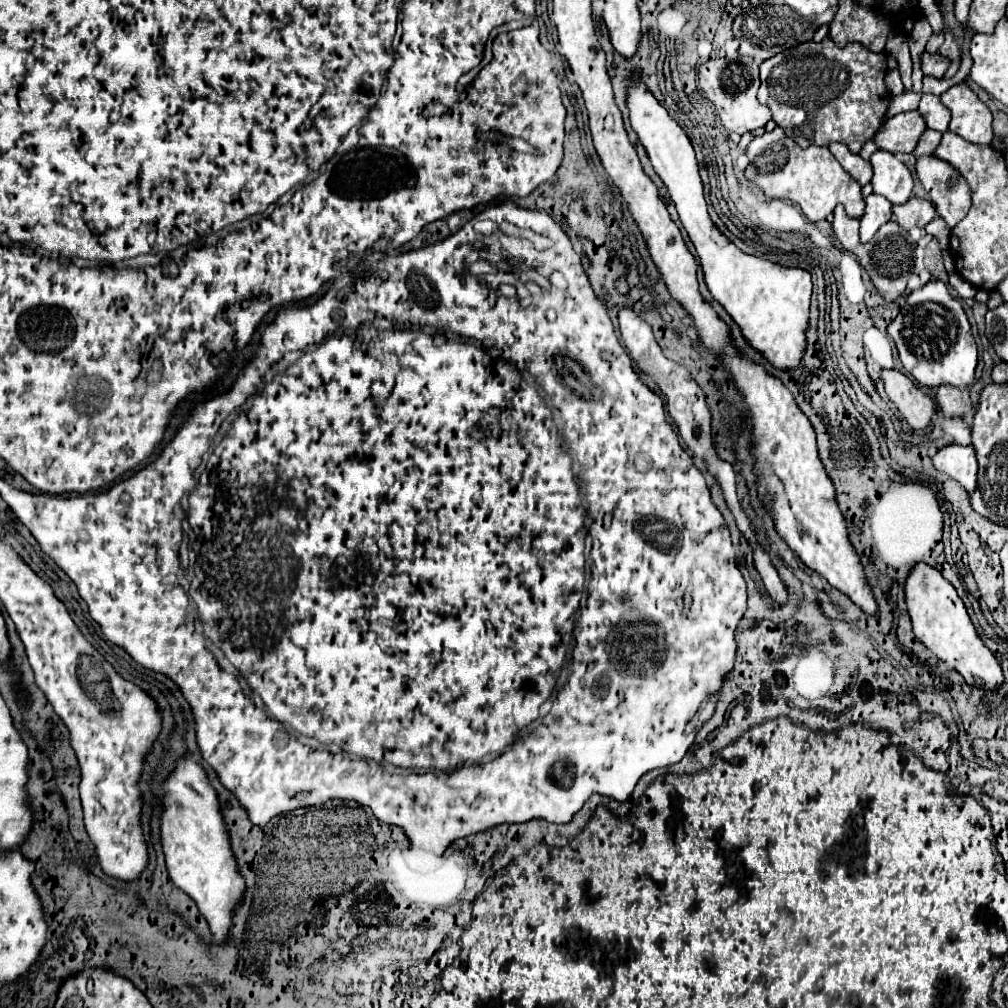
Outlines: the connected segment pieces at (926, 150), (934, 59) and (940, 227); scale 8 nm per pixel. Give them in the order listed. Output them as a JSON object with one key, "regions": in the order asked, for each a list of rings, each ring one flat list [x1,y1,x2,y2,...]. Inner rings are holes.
{"regions":[[[930,129,924,131,922,137,920,137,920,141,918,141,918,145,916,145,916,149,914,149,914,157,918,159,918,157,922,157,922,155,930,155,930,153,938,147,940,139,942,139,942,133,930,131]],[[922,53,922,57,920,57,920,61,922,61,922,71,924,71,924,75,934,75,934,77,942,77,944,75,944,71,946,71,946,67,948,67,948,59,946,57,942,57,942,55,932,55,932,53]],[[936,217,934,221,930,221,930,223,925,226,925,231,933,237,938,237,938,241,940,241,940,247,942,247,942,249,946,249,946,247,948,247,950,229,944,225,944,221,942,221,940,217]]]}

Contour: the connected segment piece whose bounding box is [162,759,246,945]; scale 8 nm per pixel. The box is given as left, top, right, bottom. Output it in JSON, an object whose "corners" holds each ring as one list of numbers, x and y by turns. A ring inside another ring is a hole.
{"corners":[[180,759,176,771,170,775,164,787,166,787,166,799,164,799,164,815,162,815,162,845,164,845,168,873,174,885,194,899,200,913,210,925,214,941,218,945,224,945,230,939,230,925,232,925,236,907,240,907,240,903,244,901,246,879,244,875,240,875,240,865,236,863,236,855,230,847,230,831,220,809,218,793,208,783,208,777,202,765,196,763,194,759]]}

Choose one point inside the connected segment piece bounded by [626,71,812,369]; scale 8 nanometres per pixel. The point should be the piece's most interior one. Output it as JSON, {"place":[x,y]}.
{"place":[770,303]}

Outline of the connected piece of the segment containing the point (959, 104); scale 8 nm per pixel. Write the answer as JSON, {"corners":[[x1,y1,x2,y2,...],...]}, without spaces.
{"corners":[[964,83,954,85,946,93,942,93,940,99,952,113,950,121,952,133,976,145,992,143,994,133,992,133,990,109,978,99,978,95,968,85]]}

